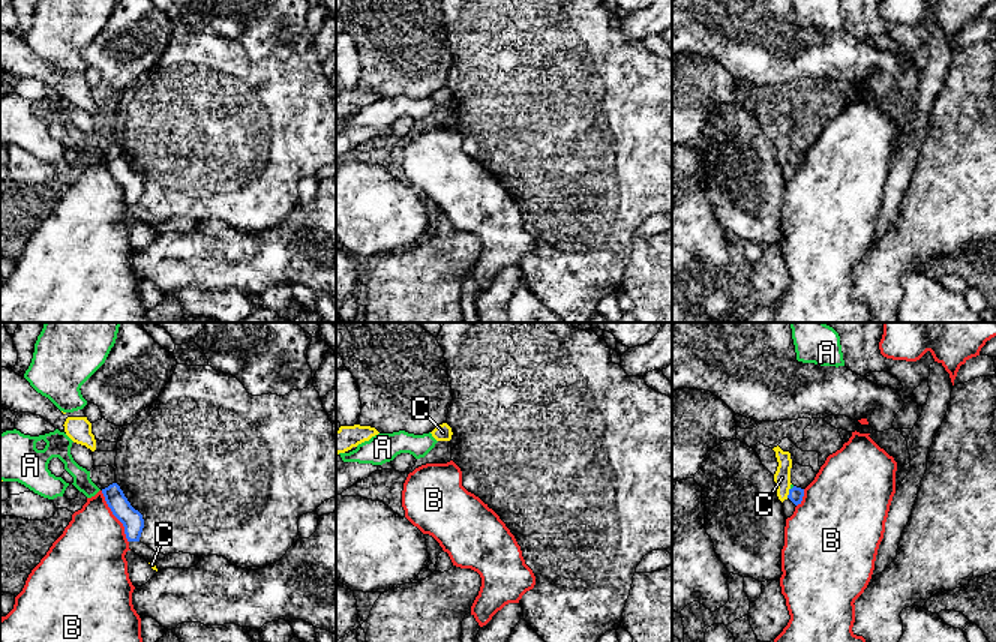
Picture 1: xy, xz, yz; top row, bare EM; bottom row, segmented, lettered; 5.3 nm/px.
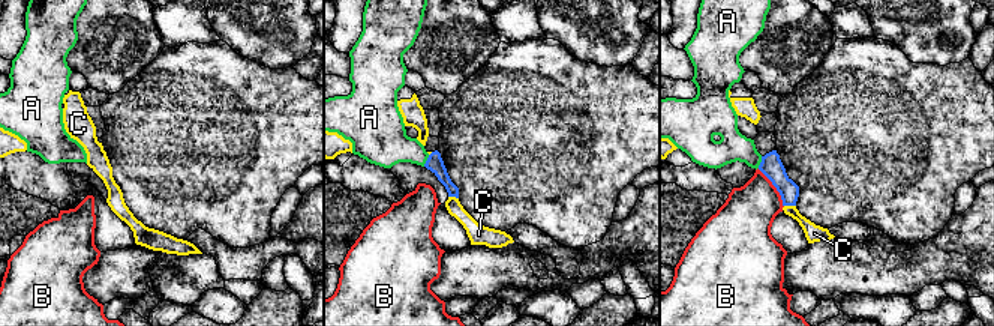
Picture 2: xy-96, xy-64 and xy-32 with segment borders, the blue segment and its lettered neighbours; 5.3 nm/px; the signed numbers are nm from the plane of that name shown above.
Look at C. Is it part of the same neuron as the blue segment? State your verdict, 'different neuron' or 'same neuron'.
different neuron

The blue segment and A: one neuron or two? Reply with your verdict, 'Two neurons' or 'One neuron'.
One neuron

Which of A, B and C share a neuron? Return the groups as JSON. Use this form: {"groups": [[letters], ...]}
{"groups": [["A"], ["B"], ["C"]]}

